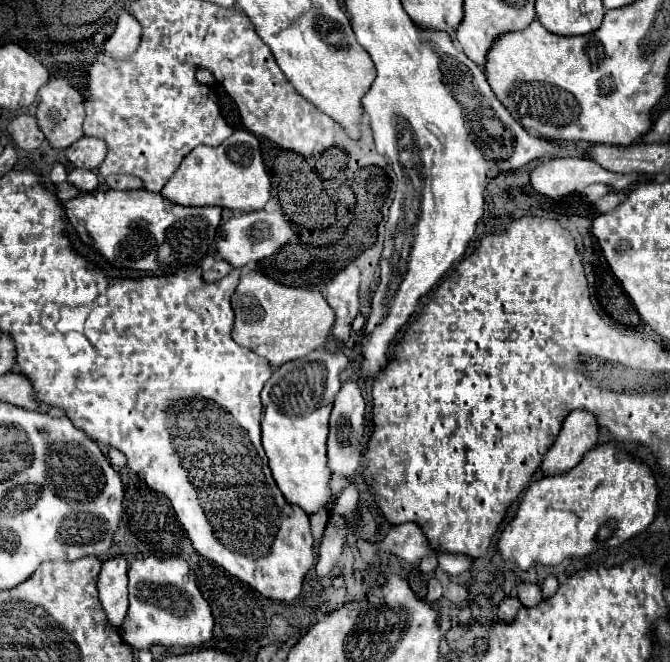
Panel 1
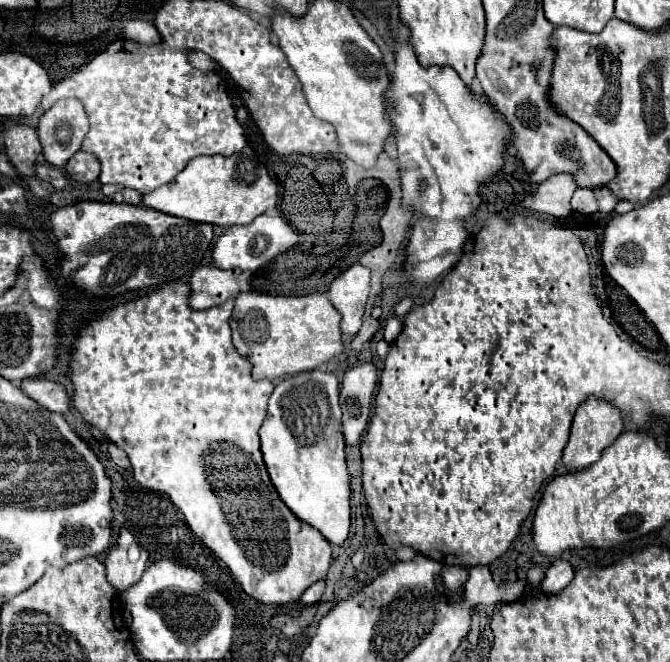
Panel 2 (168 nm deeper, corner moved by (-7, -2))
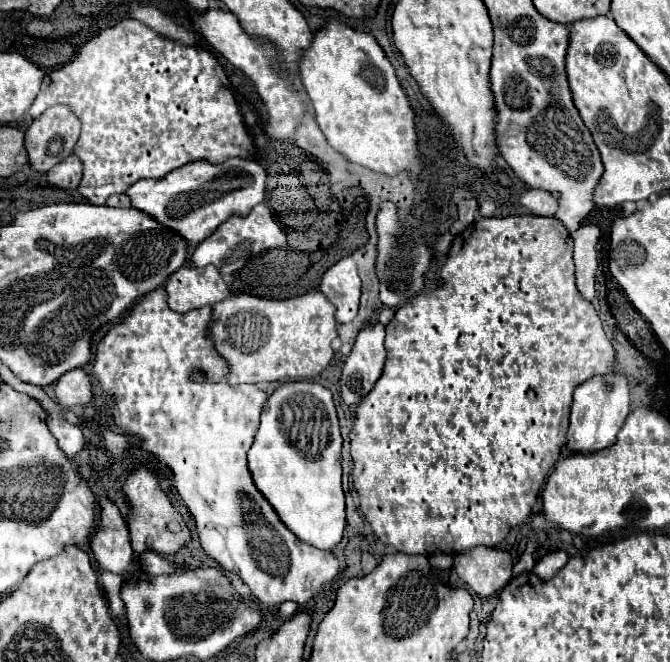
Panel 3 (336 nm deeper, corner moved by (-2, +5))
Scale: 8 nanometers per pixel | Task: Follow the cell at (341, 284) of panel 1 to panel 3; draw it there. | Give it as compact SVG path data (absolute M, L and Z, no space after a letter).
M342 258L336 266L328 268L320 282L320 292L336 306L336 320L350 322L358 312L360 300L360 276L356 262L352 258Z

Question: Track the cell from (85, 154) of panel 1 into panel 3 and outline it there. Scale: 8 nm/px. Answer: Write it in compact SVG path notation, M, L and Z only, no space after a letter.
M70 154L66 160L56 164L52 170L46 174L46 184L50 188L78 188L82 180L82 162L76 158L76 154Z

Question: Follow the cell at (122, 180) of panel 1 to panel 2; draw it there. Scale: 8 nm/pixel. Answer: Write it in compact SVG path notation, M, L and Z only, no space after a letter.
M123 189L123 191L117 191L115 195L113 195L113 201L115 203L141 203L141 193L139 191L135 191L135 189Z

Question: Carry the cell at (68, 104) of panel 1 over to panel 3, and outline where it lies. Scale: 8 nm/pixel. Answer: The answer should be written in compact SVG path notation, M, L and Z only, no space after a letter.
M68 106L48 108L26 132L24 146L28 162L36 172L48 172L52 166L72 154L80 136L80 120L68 112Z

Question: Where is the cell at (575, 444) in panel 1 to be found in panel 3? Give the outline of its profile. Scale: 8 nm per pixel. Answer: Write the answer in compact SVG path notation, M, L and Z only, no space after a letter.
M620 372L592 376L574 390L574 404L568 428L568 448L574 452L596 452L612 446L628 412L630 412L630 386L626 376Z

